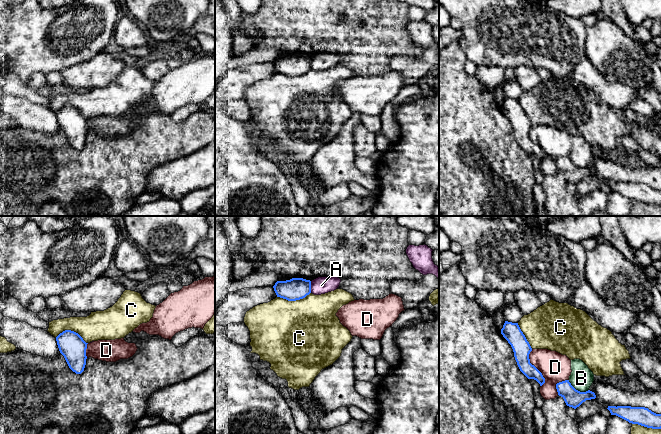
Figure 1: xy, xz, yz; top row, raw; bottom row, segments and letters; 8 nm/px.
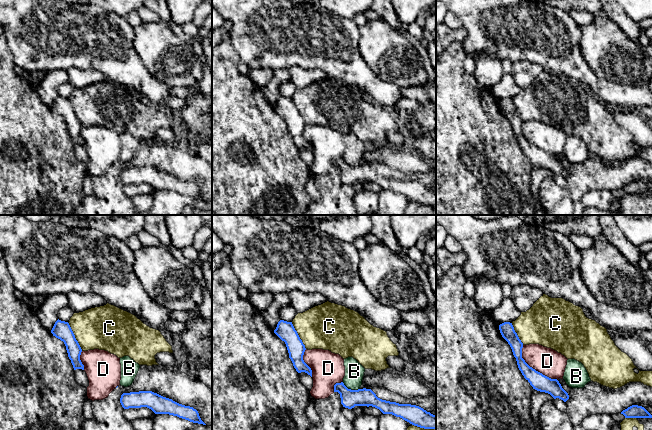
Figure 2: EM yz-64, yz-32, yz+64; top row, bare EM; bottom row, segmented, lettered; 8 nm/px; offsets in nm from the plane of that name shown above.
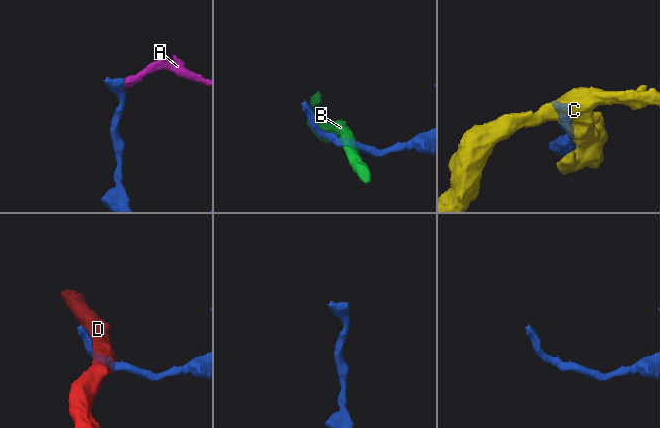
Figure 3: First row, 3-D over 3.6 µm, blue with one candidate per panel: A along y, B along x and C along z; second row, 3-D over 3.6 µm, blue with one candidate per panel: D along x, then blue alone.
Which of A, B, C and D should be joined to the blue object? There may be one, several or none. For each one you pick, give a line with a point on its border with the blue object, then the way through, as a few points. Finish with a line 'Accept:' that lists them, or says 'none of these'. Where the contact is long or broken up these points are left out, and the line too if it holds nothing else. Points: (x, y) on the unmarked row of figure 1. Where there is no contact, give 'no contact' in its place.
Accept: none of these

